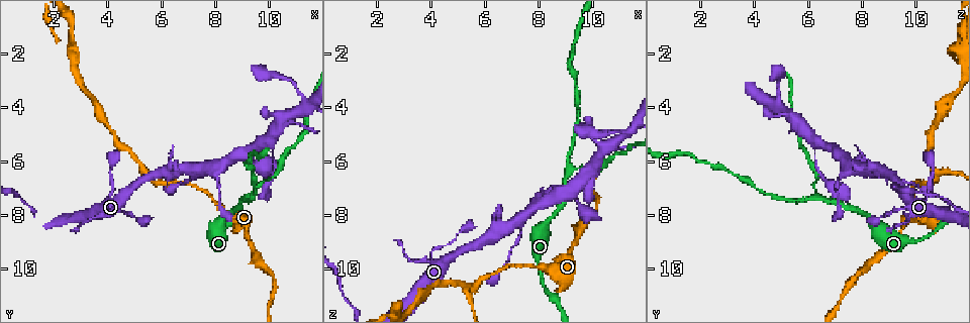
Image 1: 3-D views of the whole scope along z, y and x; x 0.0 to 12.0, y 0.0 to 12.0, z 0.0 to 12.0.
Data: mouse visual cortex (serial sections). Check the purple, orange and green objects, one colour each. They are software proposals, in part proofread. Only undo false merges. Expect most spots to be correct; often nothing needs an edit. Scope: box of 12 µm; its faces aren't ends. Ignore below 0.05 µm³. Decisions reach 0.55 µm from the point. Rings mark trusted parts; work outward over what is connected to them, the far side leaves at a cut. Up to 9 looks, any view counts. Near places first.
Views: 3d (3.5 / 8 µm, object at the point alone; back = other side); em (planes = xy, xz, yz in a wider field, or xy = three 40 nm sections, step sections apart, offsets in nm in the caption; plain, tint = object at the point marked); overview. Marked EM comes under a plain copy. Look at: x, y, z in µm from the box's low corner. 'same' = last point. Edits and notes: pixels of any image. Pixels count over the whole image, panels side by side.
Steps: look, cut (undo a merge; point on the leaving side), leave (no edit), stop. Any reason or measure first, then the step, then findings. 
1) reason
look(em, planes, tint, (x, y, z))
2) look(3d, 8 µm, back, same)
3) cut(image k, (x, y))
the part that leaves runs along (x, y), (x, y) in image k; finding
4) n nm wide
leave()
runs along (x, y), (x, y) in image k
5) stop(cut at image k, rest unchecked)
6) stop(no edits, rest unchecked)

side arm on a straight run
look(3d, 3.5 µm, (9.1, 7.3, 6.4))

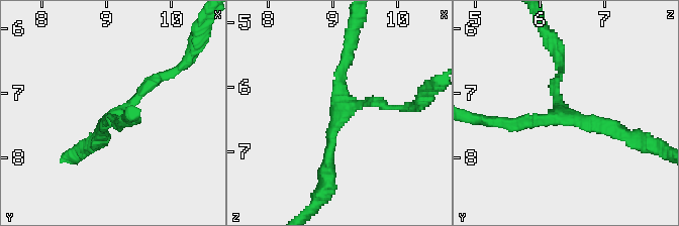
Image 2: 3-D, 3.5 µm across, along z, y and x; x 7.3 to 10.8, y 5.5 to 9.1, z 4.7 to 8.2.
3 arms; arms of 150, 200, 200 nm
look(em, xy, step 2, tint, (9.10, 7.35, 6.40))

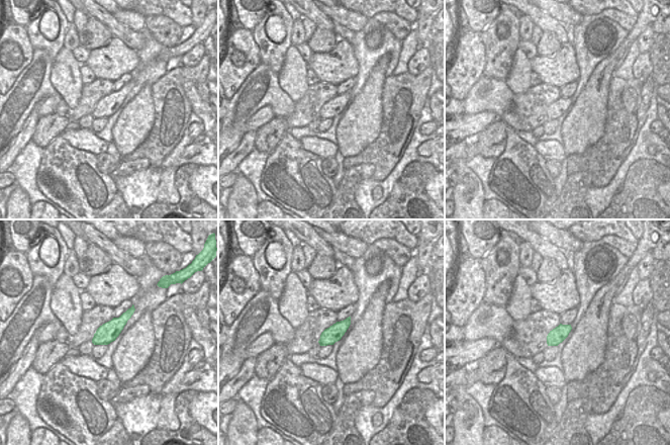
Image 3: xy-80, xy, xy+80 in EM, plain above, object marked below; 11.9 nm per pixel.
200 nm wide
leave()
runs along (326, 171), (348, 46) in image 2; all the same cell

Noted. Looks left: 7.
sudden change in width
look(3d, 3.5 µm, (8.0, 7.6, 9.9))

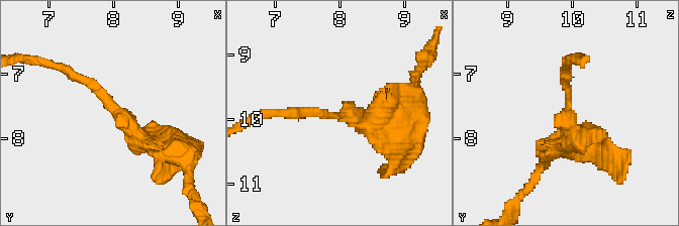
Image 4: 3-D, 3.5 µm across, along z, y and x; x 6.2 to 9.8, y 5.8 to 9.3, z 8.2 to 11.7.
look(em, planes, tint, (8.05, 7.65, 9.90))

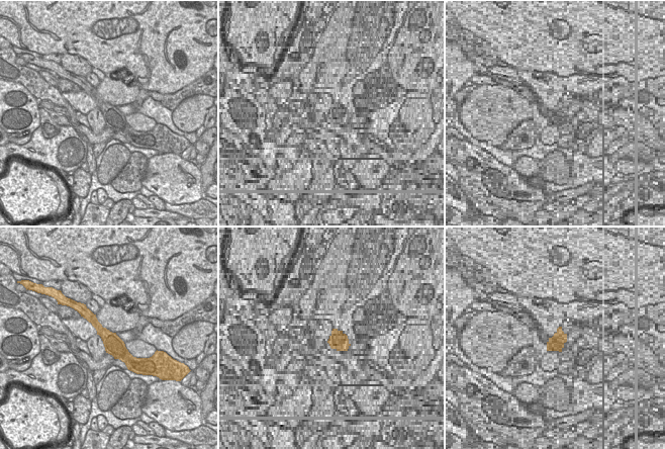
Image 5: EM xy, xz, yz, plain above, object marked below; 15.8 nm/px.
arms of 150, 300 nm
leave()
runs along (174, 141), (140, 138), (94, 85), (66, 70) in image 4; continuous, no second cell

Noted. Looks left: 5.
small branch off a trunk
look(em, xy, step 1, tint, (7.1, 6.3, 8.3))

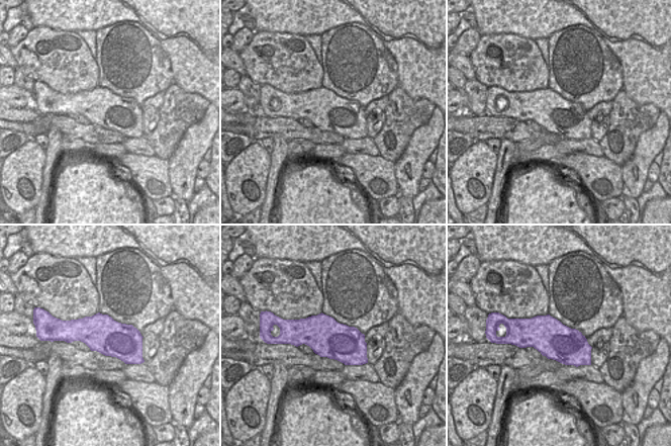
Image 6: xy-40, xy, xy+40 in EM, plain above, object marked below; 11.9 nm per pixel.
see where the arms go
look(3d, 3.5 µm, back, same)

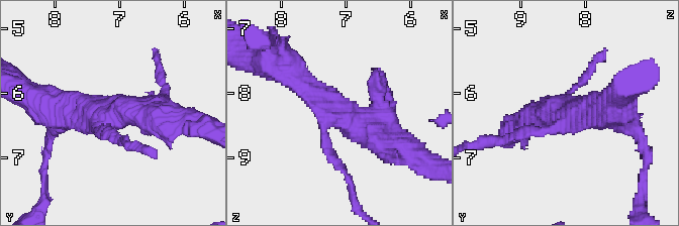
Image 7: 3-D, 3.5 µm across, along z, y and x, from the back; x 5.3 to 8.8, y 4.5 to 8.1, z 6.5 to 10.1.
leave()
runs along (396, 148), (359, 128), (281, 69) in image 7; one cell here

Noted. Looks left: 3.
branch point
look(3d, 3.5 µm, (5.6, 6.7, 10.8))

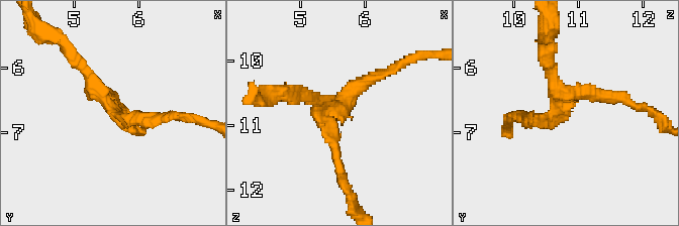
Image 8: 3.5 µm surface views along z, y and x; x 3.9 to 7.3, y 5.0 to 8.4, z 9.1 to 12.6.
leave()
continuous, no second cell

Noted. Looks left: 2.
stop(no edits, rest unchecked)

